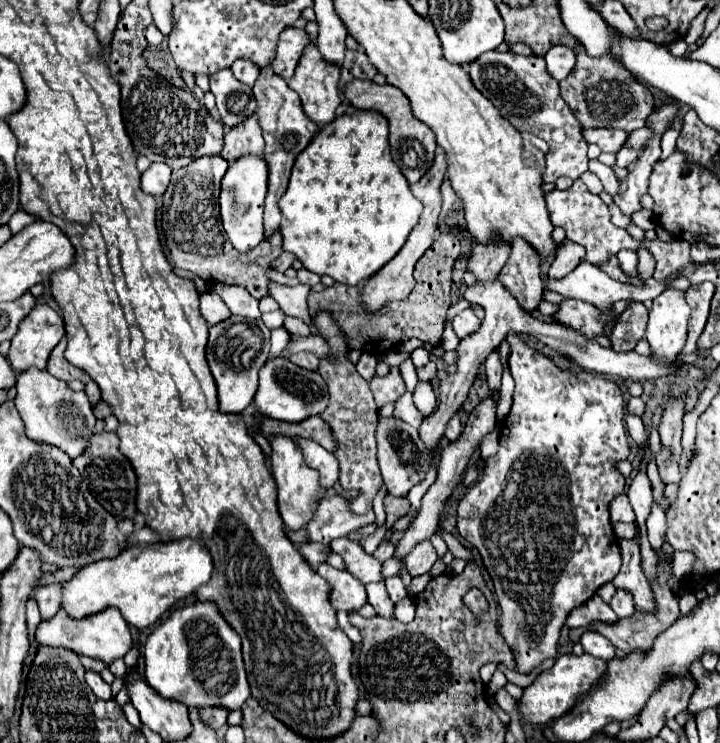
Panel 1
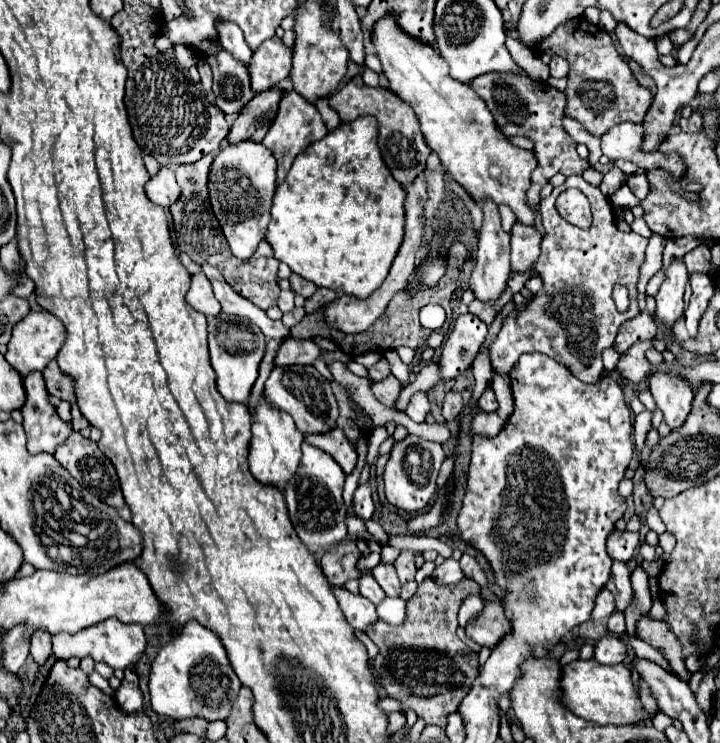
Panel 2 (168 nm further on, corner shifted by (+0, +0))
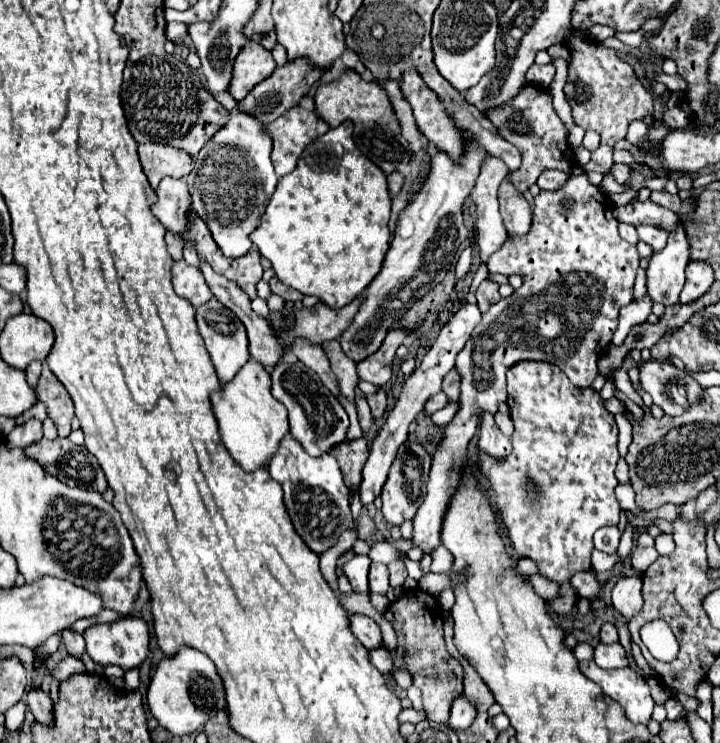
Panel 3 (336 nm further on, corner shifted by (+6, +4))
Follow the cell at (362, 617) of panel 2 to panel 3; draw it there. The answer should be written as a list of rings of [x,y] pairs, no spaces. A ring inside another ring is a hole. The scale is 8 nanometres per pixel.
[[[351,614],[349,616],[349,628],[353,636],[365,646],[365,648],[379,648],[381,644],[381,630],[379,624],[365,616],[365,614]]]

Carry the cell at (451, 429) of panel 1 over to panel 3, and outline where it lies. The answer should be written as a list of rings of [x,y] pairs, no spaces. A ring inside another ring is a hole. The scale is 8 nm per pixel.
[[[457,370],[449,372],[449,376],[445,376],[443,392],[449,398],[449,402],[457,402],[459,400],[459,376],[457,376]]]

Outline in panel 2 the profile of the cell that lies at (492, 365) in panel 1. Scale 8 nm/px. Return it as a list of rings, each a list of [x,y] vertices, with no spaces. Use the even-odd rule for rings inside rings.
[[[485,388],[483,396],[479,398],[479,408],[489,414],[489,412],[497,412],[497,400],[495,400],[495,394],[491,388]]]

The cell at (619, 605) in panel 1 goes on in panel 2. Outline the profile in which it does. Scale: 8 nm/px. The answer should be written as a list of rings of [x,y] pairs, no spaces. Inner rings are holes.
[[[613,612],[611,618],[609,618],[609,622],[607,622],[607,628],[615,636],[625,634],[625,616],[623,616],[623,612]]]

